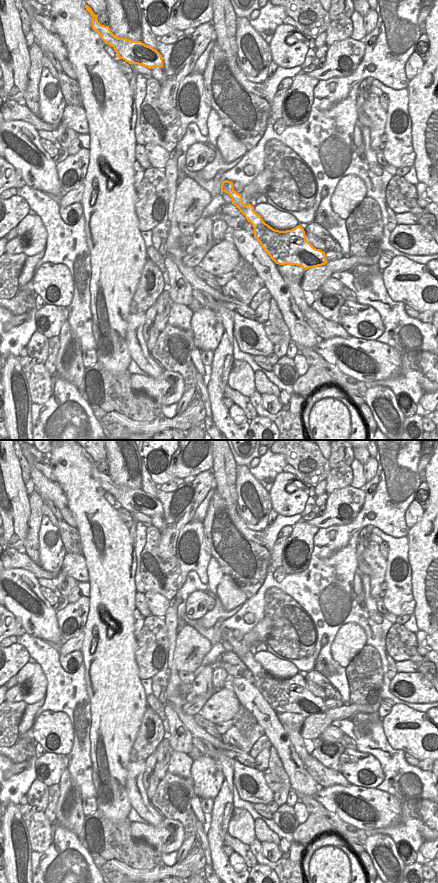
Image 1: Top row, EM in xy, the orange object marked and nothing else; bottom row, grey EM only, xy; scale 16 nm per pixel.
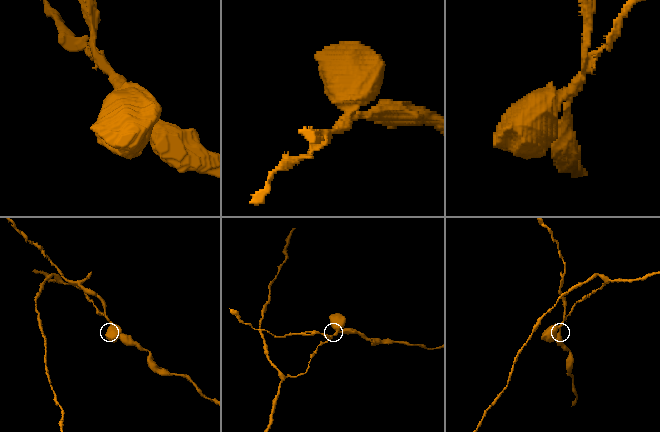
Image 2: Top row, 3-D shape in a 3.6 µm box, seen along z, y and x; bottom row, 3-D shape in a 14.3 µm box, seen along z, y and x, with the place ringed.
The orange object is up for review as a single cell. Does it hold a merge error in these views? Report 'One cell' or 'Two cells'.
Two cells

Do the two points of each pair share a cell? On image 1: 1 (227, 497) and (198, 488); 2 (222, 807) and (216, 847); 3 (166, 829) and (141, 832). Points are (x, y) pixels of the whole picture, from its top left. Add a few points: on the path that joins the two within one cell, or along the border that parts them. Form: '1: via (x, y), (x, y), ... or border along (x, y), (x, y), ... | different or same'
1: border along (212, 468), (215, 488) | different
2: via (220, 817), (216, 837) | same
3: via (160, 832), (147, 832) | same

